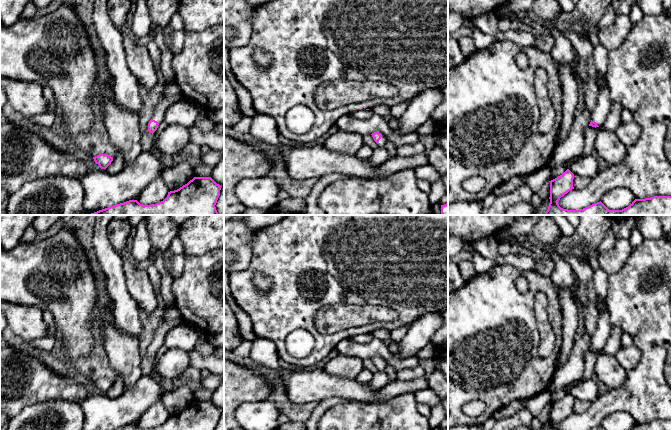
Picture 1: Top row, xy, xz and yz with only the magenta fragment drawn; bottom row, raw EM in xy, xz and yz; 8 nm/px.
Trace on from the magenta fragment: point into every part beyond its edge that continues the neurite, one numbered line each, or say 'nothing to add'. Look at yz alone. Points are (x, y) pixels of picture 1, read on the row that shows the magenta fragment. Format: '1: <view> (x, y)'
1: yz (600, 55)

